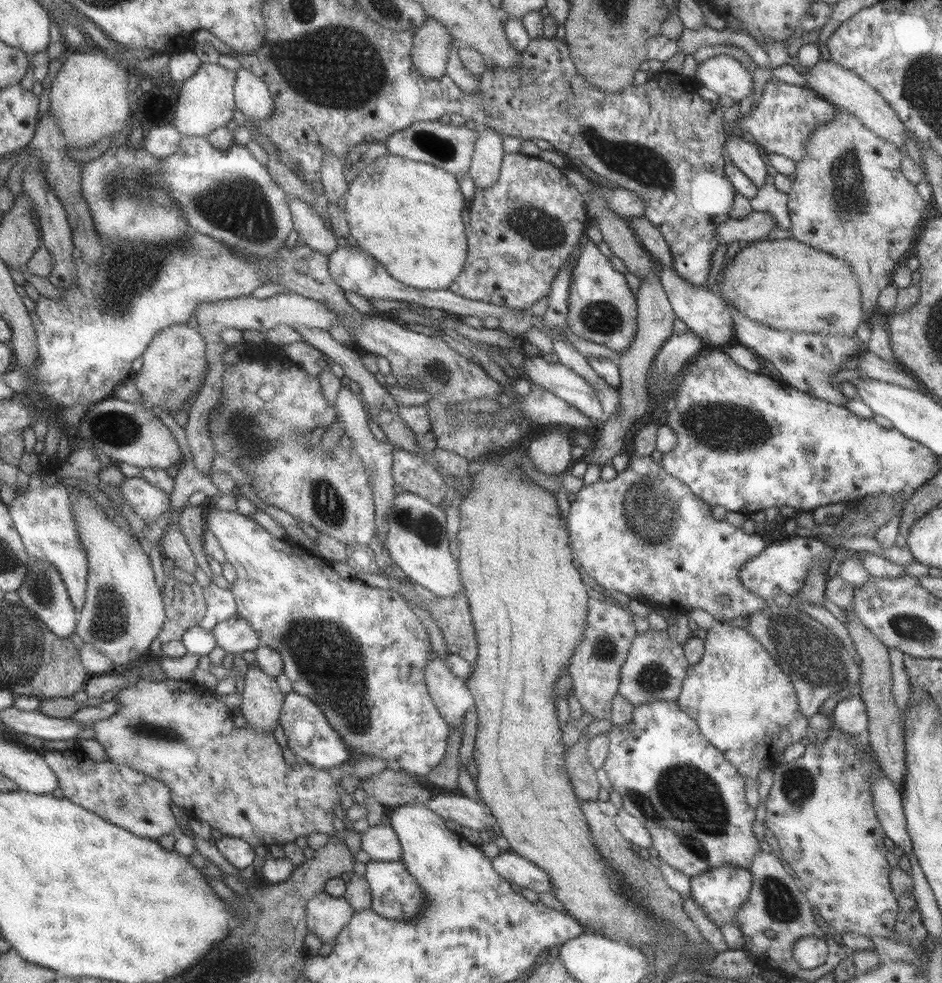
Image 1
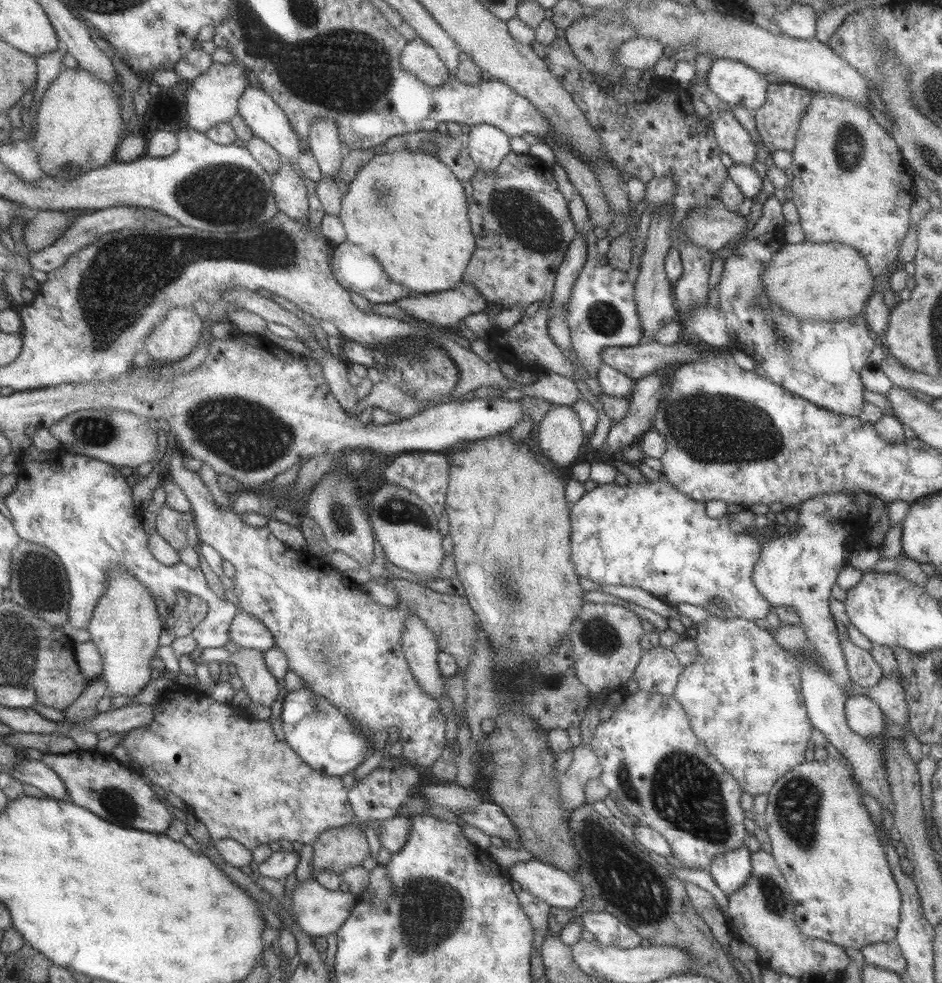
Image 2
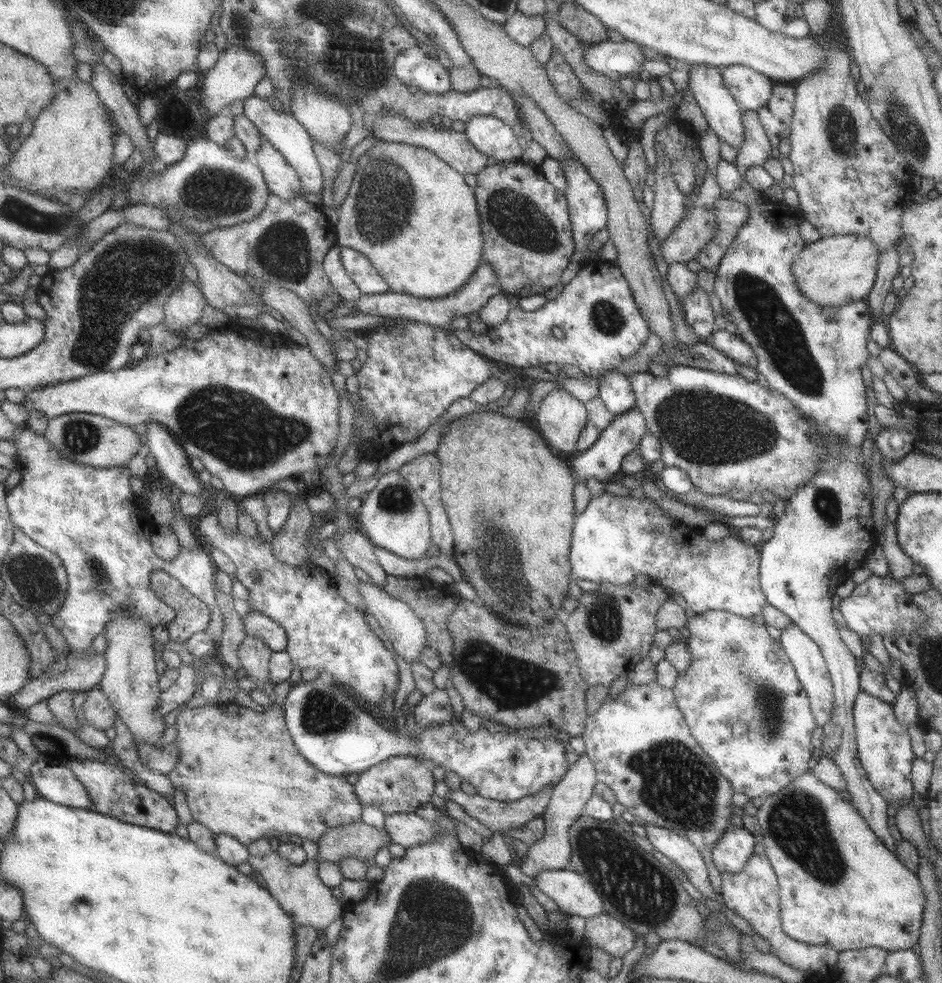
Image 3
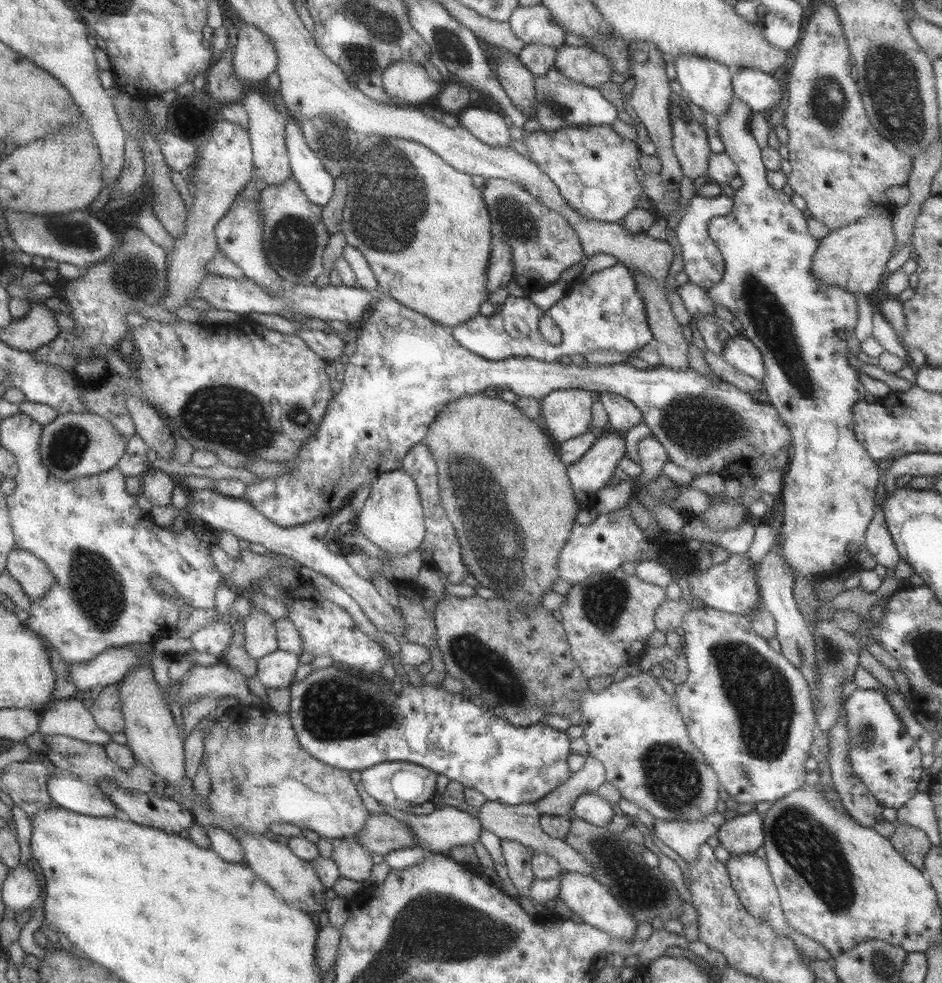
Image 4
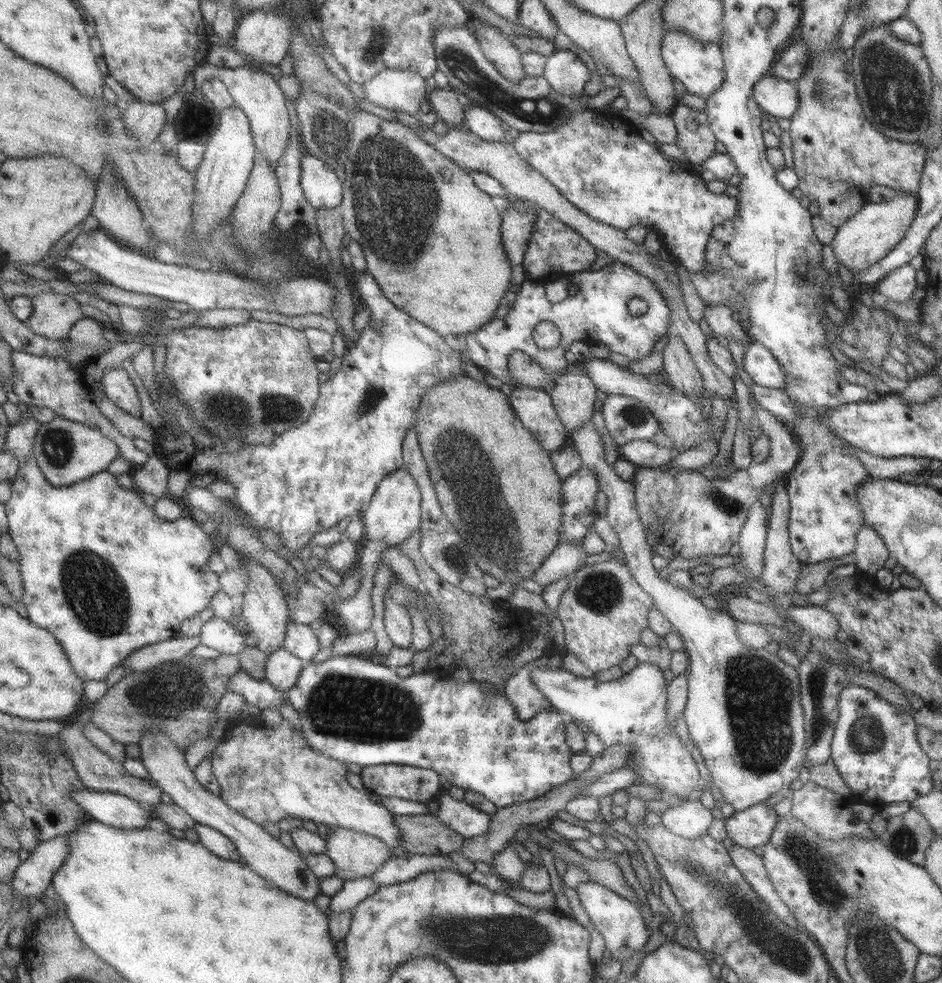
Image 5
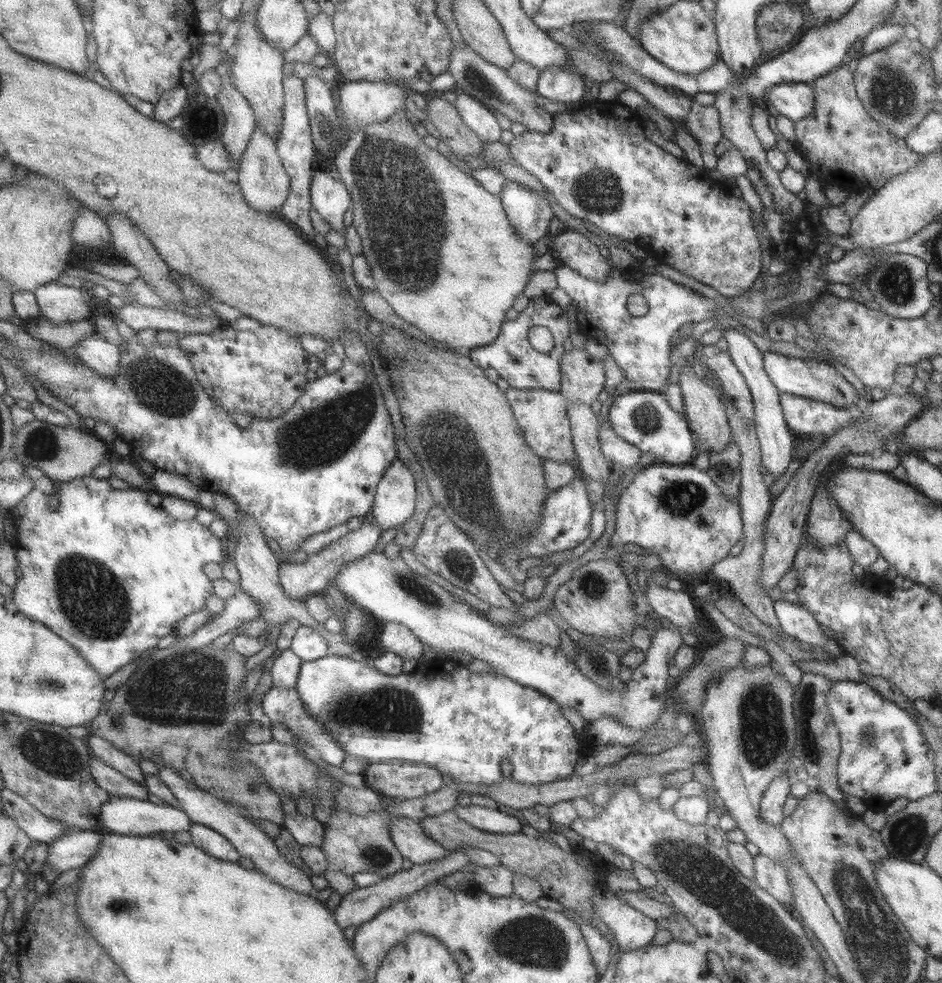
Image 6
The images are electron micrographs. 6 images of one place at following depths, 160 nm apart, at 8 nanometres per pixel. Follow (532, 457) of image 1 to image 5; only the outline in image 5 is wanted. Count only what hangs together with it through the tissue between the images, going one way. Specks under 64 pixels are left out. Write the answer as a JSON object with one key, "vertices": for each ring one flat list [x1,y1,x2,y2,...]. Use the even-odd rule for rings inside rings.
{"vertices":[[584,372,561,374,556,385,548,387,546,393,567,436,590,420,595,404,595,387]]}

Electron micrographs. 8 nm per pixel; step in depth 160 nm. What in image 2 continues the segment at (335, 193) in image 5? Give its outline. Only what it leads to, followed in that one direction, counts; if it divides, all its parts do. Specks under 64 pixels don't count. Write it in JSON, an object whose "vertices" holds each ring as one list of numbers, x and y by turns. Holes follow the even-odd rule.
{"vertices":[[247,85,238,96,237,112,244,124,250,128,252,136,264,140,271,148,274,148,282,160,290,158,296,160,305,178,313,182,320,180,320,168,313,158,309,148,304,148,298,136,291,130,285,113,277,106,277,103,260,86]]}

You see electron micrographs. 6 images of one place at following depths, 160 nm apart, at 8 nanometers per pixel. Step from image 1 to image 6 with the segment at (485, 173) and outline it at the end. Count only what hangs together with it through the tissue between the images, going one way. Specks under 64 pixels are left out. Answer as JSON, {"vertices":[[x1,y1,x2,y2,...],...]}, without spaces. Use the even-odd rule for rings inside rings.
{"vertices":[[457,93,457,98,453,102,454,107,458,110,462,121,483,141,495,142,501,136,501,127,495,116,484,104,475,100,468,94]]}

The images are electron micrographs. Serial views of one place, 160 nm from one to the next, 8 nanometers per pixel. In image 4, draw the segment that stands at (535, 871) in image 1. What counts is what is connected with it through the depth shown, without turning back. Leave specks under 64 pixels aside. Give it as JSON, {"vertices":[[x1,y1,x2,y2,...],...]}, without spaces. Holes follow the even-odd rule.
{"vertices":[[562,871,559,876,560,898,571,912,575,912,583,922,609,933,614,939,629,942,633,940,636,922,614,901,613,896,601,886,592,876,581,873]]}

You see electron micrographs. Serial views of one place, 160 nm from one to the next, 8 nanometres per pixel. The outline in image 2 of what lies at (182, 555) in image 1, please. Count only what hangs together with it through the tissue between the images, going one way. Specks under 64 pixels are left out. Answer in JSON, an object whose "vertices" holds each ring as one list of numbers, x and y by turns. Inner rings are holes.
{"vertices":[[166,504,156,510,156,533,177,552,199,543,192,513,173,510]]}

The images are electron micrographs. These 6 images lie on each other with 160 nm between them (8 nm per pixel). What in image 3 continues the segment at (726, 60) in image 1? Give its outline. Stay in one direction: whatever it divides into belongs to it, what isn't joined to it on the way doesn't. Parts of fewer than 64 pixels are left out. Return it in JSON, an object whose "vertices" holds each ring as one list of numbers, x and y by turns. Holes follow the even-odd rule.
{"vertices":[[732,64,719,69,725,88,743,110,756,111,771,96,774,82,748,66]]}

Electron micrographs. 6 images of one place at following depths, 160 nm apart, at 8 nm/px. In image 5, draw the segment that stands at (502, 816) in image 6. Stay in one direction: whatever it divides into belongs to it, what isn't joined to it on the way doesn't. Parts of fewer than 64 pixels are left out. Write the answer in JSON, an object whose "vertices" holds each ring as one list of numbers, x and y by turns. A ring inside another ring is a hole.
{"vertices":[[445,791,437,796,437,810,432,812,435,820,457,833,463,839,485,834,490,824,487,813,483,813,466,800,451,798]]}

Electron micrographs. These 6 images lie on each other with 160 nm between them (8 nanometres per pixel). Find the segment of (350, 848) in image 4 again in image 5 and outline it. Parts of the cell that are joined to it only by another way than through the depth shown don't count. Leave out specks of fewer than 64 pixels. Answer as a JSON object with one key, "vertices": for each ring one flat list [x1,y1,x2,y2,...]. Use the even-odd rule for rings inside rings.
{"vertices":[[337,828,335,831,331,831,325,842,326,849,324,853,335,865,334,875,344,881,371,876,391,856,389,849,387,849,388,846,377,838,347,829]]}

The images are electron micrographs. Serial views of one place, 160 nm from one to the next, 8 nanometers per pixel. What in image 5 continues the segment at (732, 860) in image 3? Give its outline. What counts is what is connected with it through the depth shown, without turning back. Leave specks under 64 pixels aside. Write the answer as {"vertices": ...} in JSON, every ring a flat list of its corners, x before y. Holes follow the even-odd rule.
{"vertices":[[764,802,754,804,752,807,746,808,744,811,735,811,728,818,723,818,725,823,725,831,727,838,733,845,742,846,743,848,752,849,762,847,768,842,773,832,773,826,776,824,778,816,771,807,767,807]]}

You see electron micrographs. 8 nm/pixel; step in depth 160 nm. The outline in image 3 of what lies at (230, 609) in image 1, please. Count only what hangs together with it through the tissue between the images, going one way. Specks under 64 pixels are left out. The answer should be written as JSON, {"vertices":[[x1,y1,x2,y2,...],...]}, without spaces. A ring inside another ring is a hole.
{"vertices":[[28,424,19,426,20,432,13,441,16,442,20,454,23,477,19,484,8,492,8,507,15,526,41,544,49,554,57,555,66,570,68,585,65,600,57,612,49,615,53,627,59,630,66,640,69,652,77,654,80,650,91,647,91,639,97,633,104,632,105,623,113,615,127,611,141,617,151,628,157,624,169,624,174,617,174,610,157,598,149,588,151,573,156,571,166,572,207,605,210,619,203,631,213,642,219,643,224,618,214,597,214,562,205,549,198,547,195,550,180,550,173,560,159,558,152,551,149,542,149,537,157,526,152,522,148,511,140,504,139,497,130,490,127,466,101,468,73,462,61,456,48,439]]}

